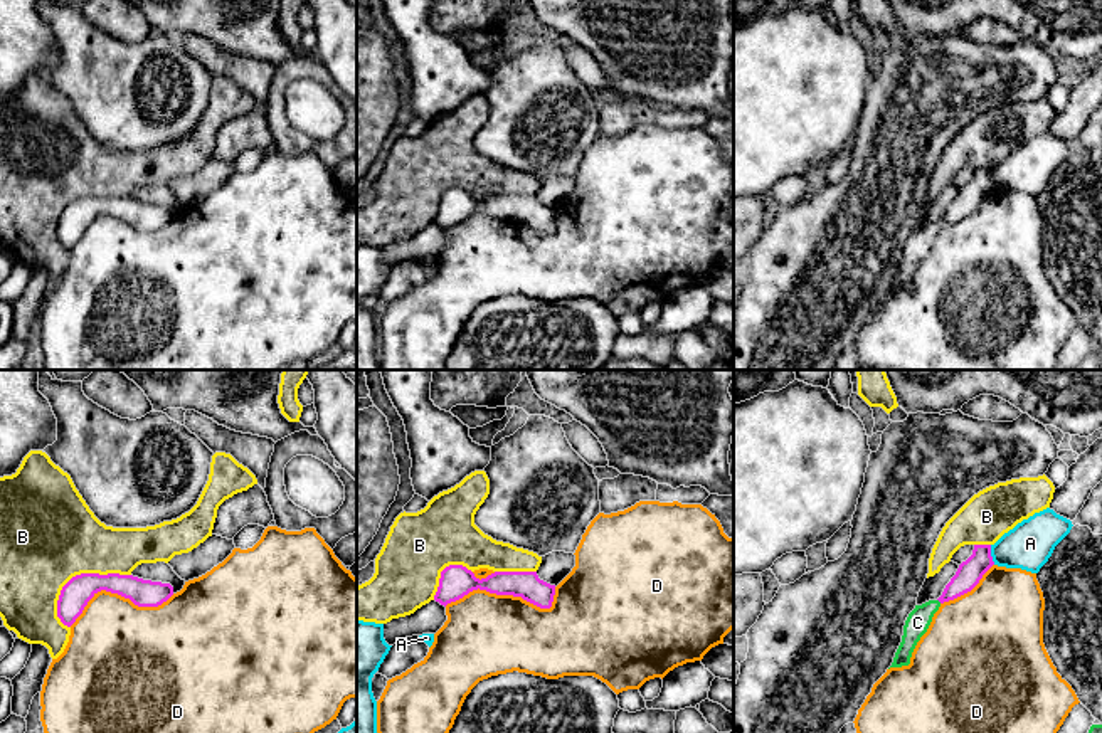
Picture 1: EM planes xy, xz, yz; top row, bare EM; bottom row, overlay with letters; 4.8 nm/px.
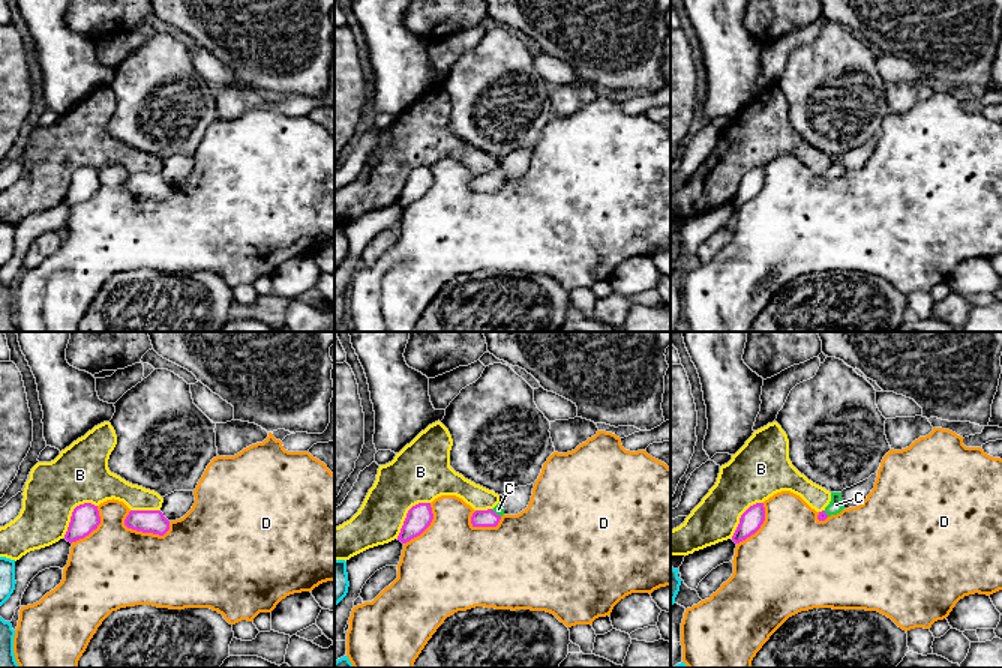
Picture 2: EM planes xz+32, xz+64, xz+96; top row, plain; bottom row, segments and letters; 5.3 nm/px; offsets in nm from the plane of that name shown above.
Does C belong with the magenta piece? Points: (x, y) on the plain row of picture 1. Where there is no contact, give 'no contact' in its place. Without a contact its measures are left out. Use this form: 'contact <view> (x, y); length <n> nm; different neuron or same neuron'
contact yz (939, 224); length 30 nm; same neuron

